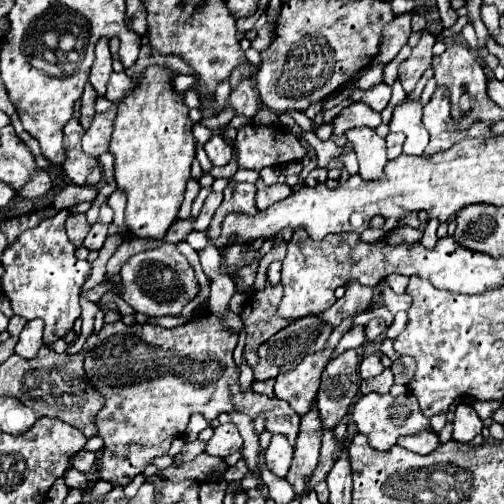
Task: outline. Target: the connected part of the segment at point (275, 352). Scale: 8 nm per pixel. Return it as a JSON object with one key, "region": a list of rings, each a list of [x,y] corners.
{"region":[[[306,316],[306,318],[298,318],[294,320],[290,326],[282,328],[280,332],[276,332],[268,342],[260,344],[258,348],[258,364],[252,368],[254,370],[254,380],[268,380],[268,378],[276,378],[278,374],[296,368],[296,364],[300,364],[306,356],[318,352],[322,346],[326,346],[326,340],[332,332],[332,326],[322,322],[316,316]]]}

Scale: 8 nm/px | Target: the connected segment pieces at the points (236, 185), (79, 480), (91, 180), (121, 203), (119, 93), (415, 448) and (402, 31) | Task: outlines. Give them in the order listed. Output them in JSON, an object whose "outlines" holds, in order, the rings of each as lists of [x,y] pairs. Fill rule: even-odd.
{"outlines":[[[[230,182],[224,190],[224,202],[220,204],[220,208],[216,210],[210,228],[208,228],[208,238],[216,240],[220,236],[220,224],[224,220],[226,214],[238,212],[238,214],[254,214],[256,204],[254,204],[254,196],[256,196],[256,186],[254,184],[240,184],[240,182]]],[[[70,468],[66,474],[64,474],[64,484],[68,488],[86,488],[86,474]]],[[[70,120],[64,128],[64,148],[66,148],[66,162],[64,162],[64,172],[66,176],[78,184],[78,186],[94,186],[102,180],[102,170],[100,162],[82,152],[80,138],[84,134],[84,128],[80,126],[78,120]]],[[[116,188],[116,190],[112,192],[112,196],[108,198],[108,204],[110,204],[110,208],[114,210],[114,222],[116,222],[116,224],[120,224],[120,226],[124,226],[124,206],[126,206],[126,194],[124,194],[120,188]]],[[[120,72],[120,74],[112,74],[110,76],[110,82],[108,82],[108,90],[106,90],[106,98],[110,100],[110,102],[120,102],[126,94],[128,94],[128,90],[132,90],[134,88],[134,82],[124,74],[124,72]]],[[[416,432],[416,434],[410,434],[410,436],[402,436],[398,440],[398,446],[410,450],[410,452],[416,452],[416,454],[430,454],[432,450],[438,448],[438,436],[432,434],[432,432]]],[[[412,10],[410,14],[400,14],[396,16],[390,24],[386,24],[386,28],[382,30],[382,40],[380,40],[380,52],[376,56],[376,64],[386,66],[390,64],[396,54],[400,52],[400,48],[408,42],[408,36],[412,32],[410,28],[410,18],[414,16],[416,10]]]]}

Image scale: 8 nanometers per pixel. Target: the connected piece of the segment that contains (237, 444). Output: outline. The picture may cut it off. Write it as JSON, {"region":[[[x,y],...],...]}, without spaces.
{"region":[[[228,422],[228,424],[214,428],[214,436],[206,444],[204,452],[210,456],[226,458],[226,456],[238,452],[240,448],[242,448],[242,436],[240,436],[238,428],[232,422]]]}

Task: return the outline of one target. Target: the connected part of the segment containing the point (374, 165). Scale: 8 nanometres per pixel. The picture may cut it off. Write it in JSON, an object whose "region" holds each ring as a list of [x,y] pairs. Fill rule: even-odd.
{"region":[[[352,128],[346,132],[348,142],[352,144],[352,150],[358,156],[360,164],[360,176],[366,180],[376,180],[384,172],[386,158],[386,140],[380,138],[372,128]]]}

